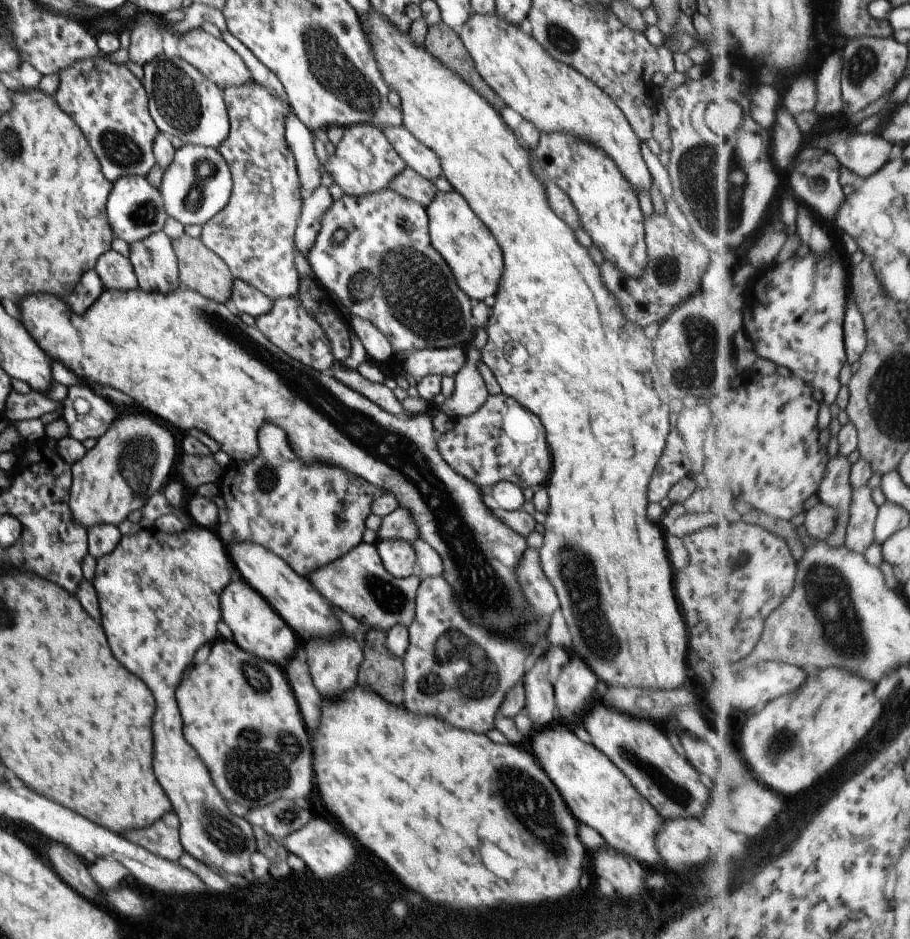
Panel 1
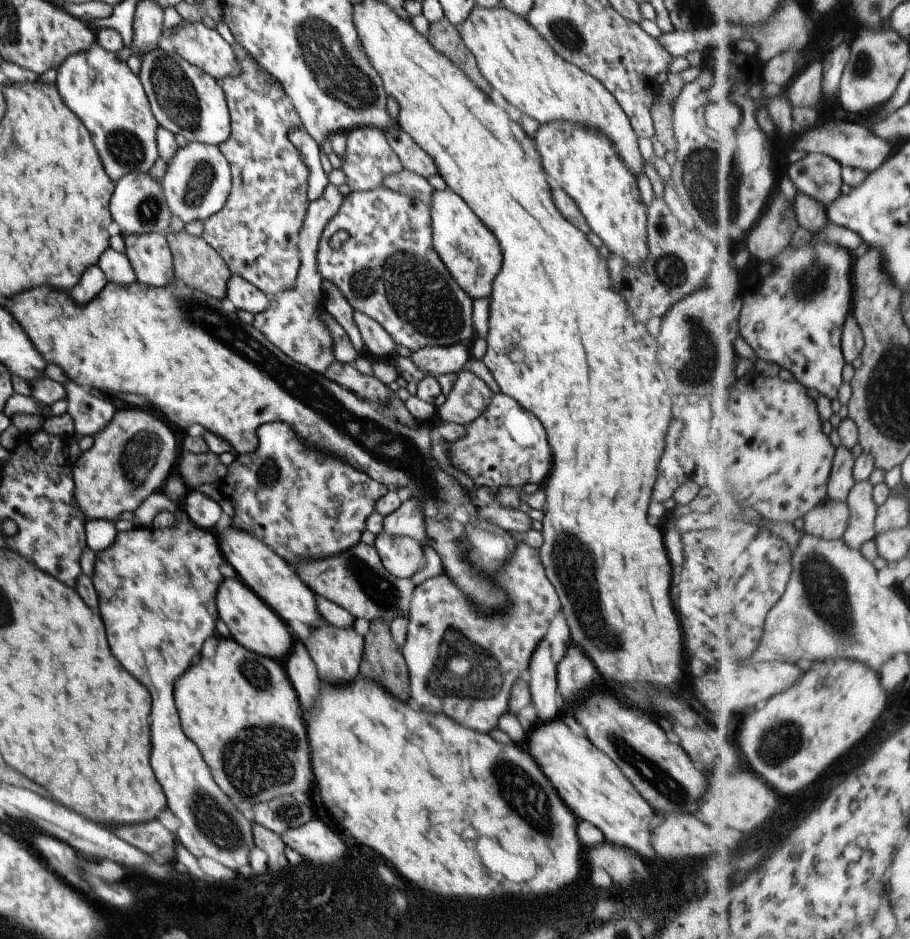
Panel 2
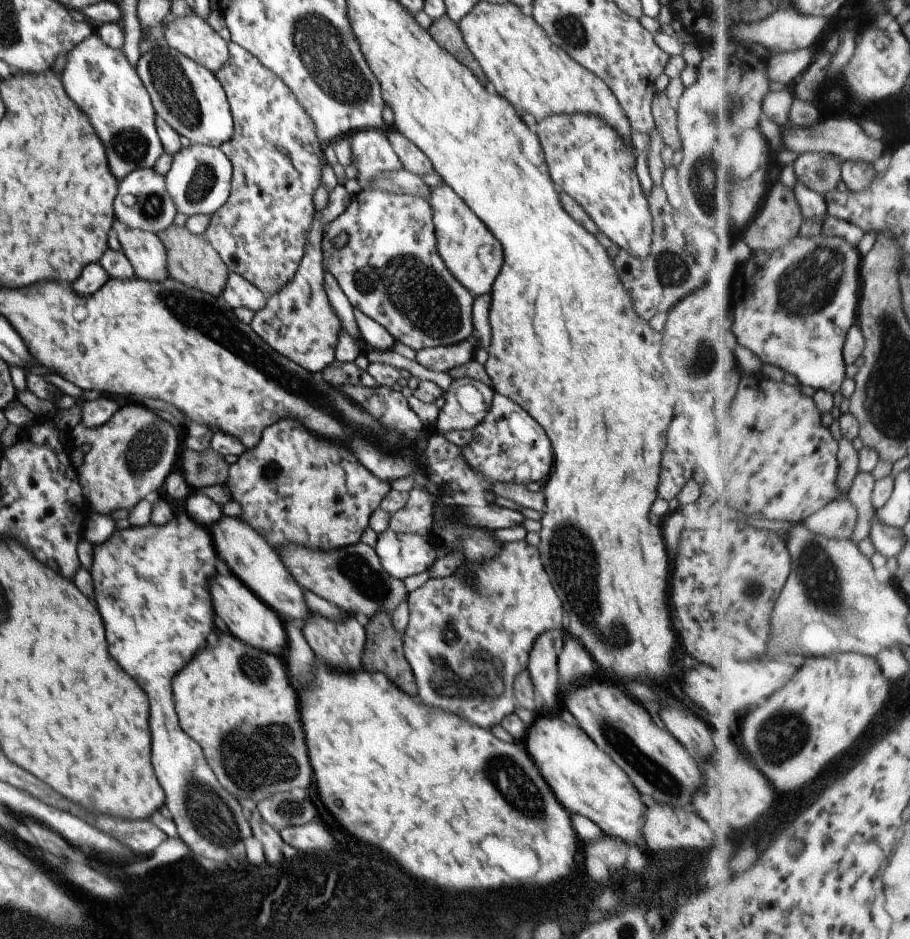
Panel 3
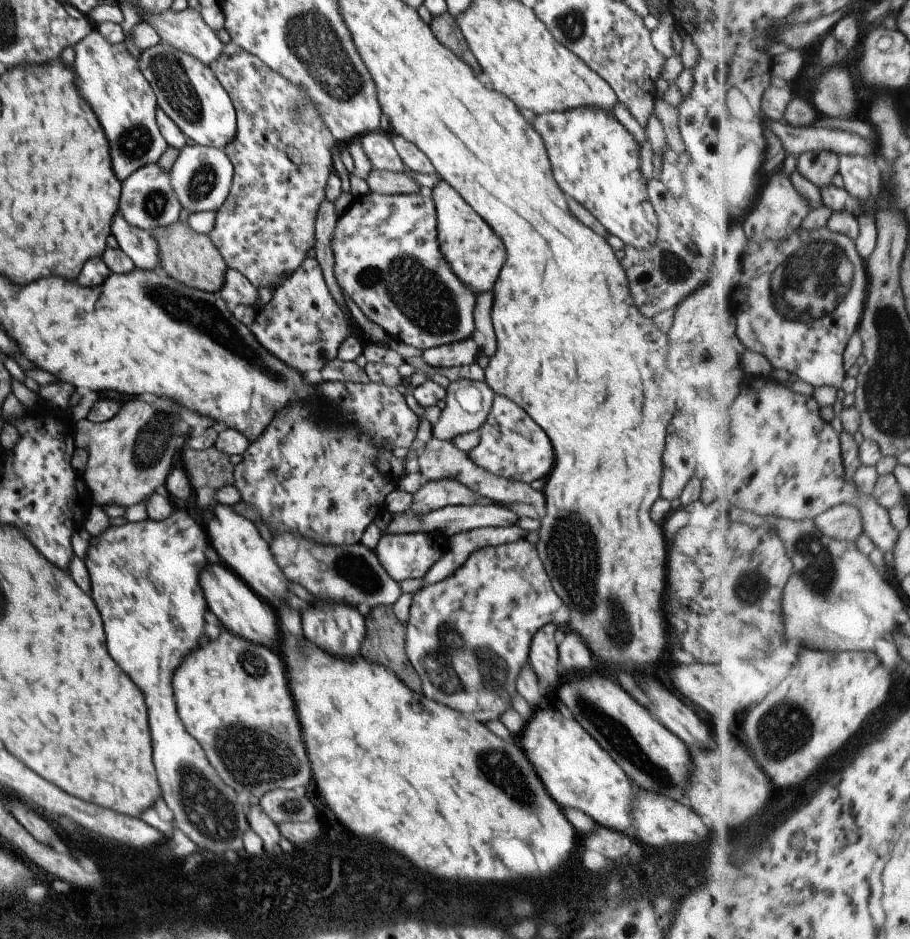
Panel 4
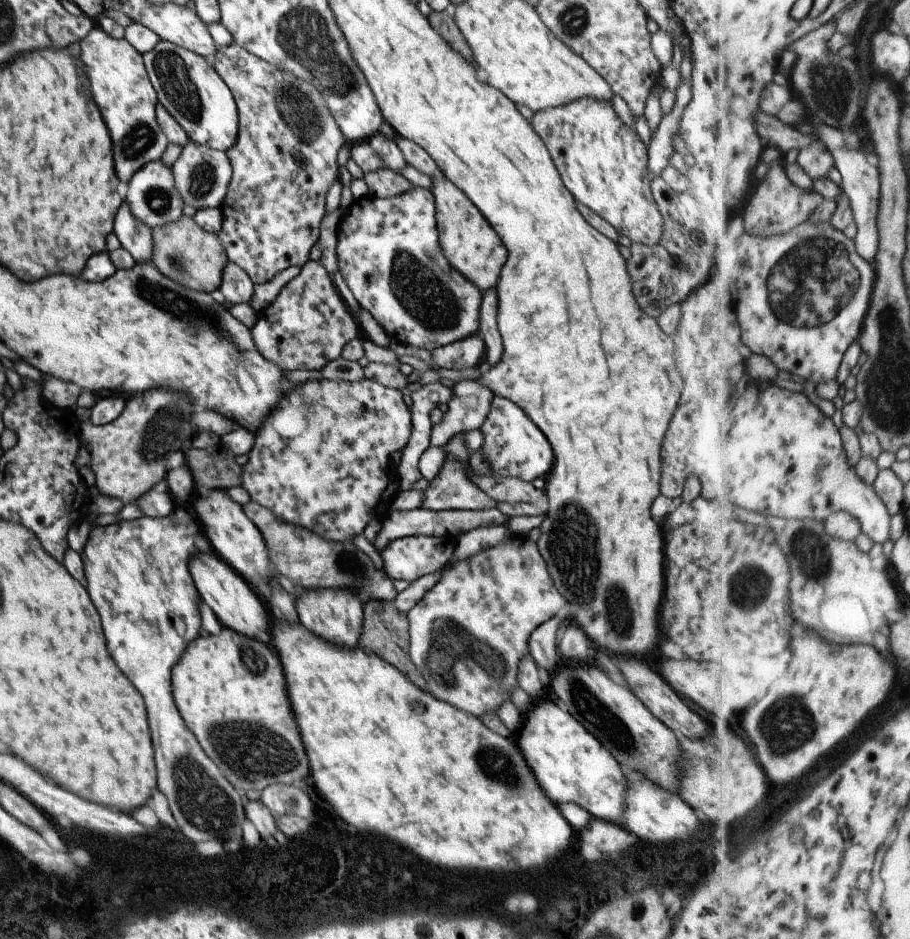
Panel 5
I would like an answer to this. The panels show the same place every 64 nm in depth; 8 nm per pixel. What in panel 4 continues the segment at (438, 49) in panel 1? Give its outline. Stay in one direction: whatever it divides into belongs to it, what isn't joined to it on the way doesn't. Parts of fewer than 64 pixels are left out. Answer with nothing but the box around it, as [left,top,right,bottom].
[428,11,480,73]

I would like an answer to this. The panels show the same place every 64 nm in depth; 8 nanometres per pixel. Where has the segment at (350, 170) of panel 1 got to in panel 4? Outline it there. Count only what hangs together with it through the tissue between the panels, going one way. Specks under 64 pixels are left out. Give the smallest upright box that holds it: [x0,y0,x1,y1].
[355,130,405,172]

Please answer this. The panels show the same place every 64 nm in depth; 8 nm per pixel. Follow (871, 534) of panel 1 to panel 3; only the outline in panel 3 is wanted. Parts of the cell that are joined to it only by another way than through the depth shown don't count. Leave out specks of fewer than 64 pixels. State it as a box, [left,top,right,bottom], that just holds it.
[847,472,878,545]

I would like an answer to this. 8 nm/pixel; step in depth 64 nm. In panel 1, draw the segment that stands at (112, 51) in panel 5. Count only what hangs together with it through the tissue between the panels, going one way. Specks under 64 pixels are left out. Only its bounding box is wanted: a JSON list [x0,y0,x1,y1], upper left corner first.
[55,56,158,182]

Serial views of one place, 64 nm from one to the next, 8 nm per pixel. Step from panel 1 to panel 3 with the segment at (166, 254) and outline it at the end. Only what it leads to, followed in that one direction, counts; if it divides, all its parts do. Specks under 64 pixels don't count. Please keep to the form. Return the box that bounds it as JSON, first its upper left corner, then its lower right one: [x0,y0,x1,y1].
[113,218,169,282]

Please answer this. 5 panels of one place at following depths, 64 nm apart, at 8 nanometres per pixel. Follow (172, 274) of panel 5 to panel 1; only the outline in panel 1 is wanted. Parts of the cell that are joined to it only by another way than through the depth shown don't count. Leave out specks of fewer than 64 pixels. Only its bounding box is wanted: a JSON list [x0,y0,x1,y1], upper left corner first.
[170,234,234,304]

